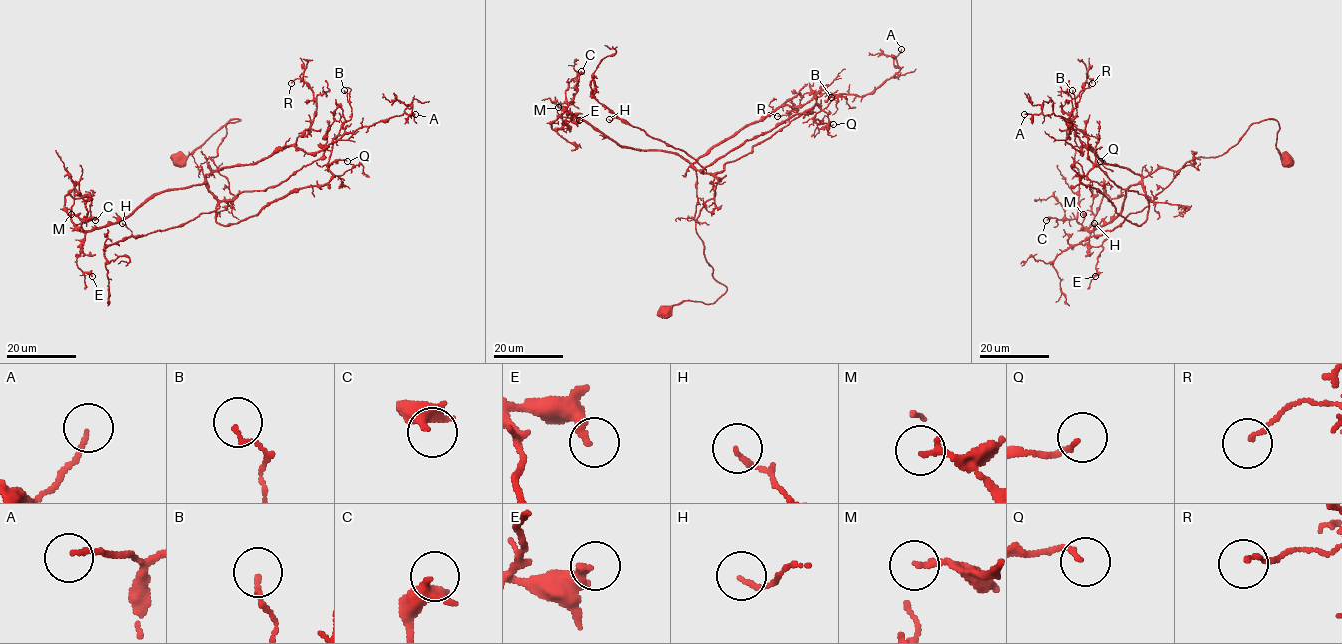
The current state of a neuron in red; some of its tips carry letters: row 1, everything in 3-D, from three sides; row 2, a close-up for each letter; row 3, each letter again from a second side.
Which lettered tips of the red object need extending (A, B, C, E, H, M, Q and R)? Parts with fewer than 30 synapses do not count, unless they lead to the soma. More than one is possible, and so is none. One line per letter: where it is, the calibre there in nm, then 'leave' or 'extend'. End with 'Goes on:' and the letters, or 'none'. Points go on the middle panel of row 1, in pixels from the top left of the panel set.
A: (901, 49) | 130 nm | leave
B: (831, 97) | 130 nm | leave
C: (581, 71) | 320 nm | leave
E: (579, 120) | 240 nm | leave
H: (609, 119) | 130 nm | leave
M: (558, 107) | 180 nm | leave
Q: (833, 124) | 140 nm | leave
R: (777, 116) | 100 nm | leave
Goes on: none

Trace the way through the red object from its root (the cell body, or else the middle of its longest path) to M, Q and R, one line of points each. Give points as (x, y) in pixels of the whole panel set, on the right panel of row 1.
M: (1287, 160), (1276, 148), (1279, 123), (1263, 119), (1220, 155), (1156, 168), (1096, 229), (1083, 226), (1083, 214)
Q: (1287, 160), (1279, 123), (1255, 122), (1222, 154), (1189, 161), (1141, 225), (1080, 181), (1100, 161)
R: (1287, 160), (1267, 119), (1177, 170), (1106, 164), (1069, 123), (1072, 99), (1092, 83)

